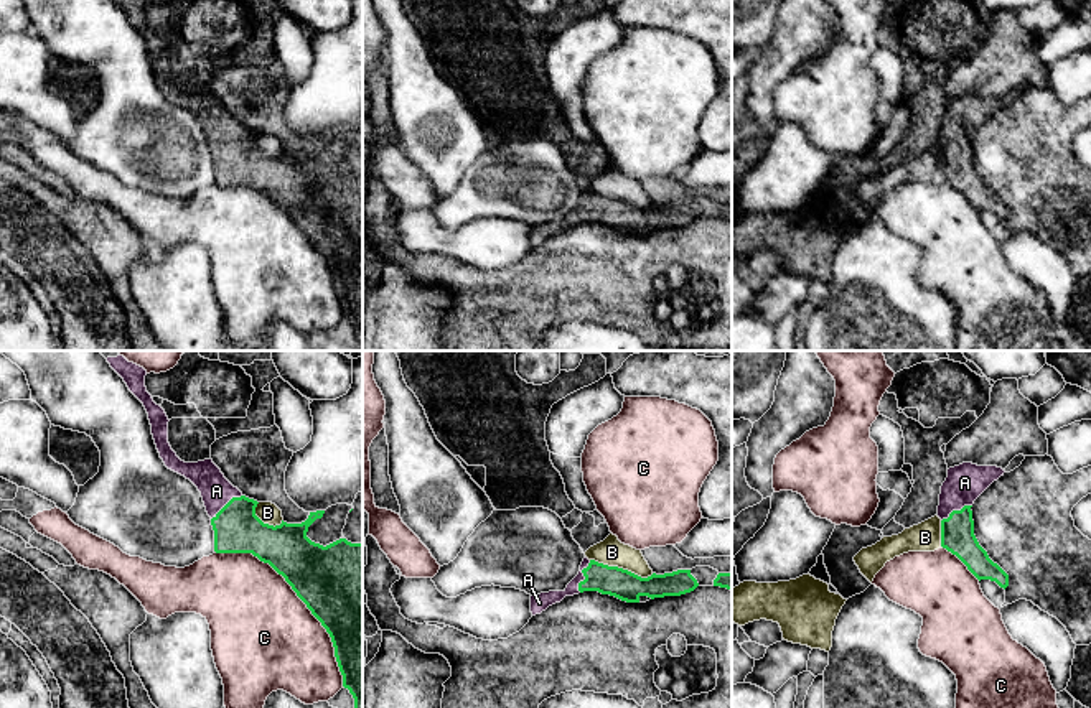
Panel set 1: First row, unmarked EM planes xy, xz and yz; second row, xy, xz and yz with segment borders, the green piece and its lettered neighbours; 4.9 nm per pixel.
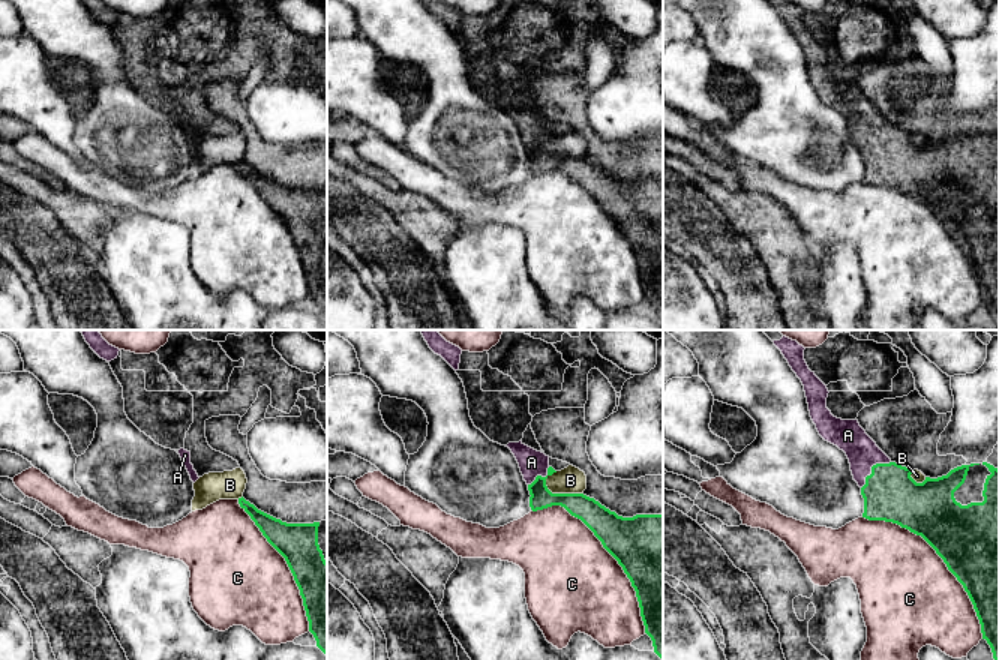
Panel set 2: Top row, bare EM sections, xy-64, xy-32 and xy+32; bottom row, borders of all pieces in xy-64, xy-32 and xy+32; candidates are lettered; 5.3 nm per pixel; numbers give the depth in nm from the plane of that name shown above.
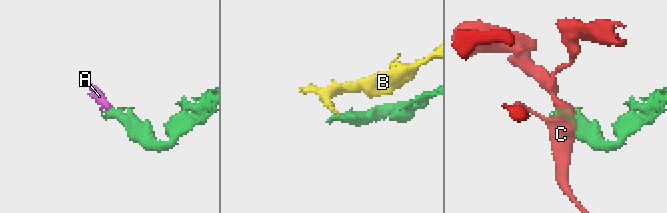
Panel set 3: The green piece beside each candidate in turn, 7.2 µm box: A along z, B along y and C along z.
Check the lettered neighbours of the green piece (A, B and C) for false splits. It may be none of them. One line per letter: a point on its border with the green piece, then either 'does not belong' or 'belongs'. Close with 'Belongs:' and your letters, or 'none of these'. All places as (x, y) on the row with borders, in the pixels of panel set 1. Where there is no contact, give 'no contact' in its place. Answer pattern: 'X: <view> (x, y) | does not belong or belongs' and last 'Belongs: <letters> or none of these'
A: xz (584, 575) | belongs
B: xz (622, 568) | does not belong
C: xy (299, 596) | does not belong
Belongs: A

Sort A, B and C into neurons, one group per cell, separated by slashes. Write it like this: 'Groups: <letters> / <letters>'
Groups: A / B / C

